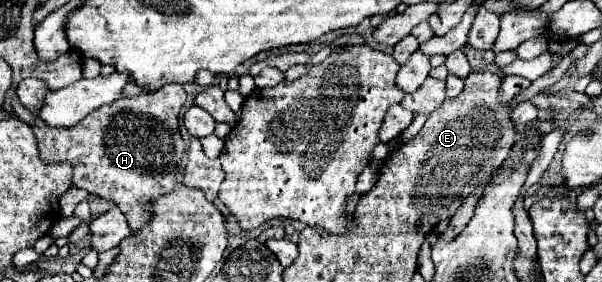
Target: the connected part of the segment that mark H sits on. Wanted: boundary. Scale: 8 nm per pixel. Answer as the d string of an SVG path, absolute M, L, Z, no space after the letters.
M24 79L20 81L20 103L32 113L34 117L34 135L38 139L38 151L40 151L40 159L44 159L46 163L70 163L74 173L72 173L72 185L86 189L88 193L94 193L102 199L110 199L114 201L120 211L126 215L128 225L132 229L140 229L146 221L148 221L148 203L164 193L168 193L180 175L180 167L184 167L184 151L186 145L180 137L178 131L178 113L182 109L182 105L186 103L186 91L180 83L168 83L164 85L160 91L152 91L146 95L134 95L134 97L122 97L110 105L104 105L96 111L92 111L92 115L88 115L84 121L80 121L80 125L76 127L64 127L64 129L56 129L46 125L38 113L44 105L46 95L50 93L50 89L46 87L46 83L42 79Z

